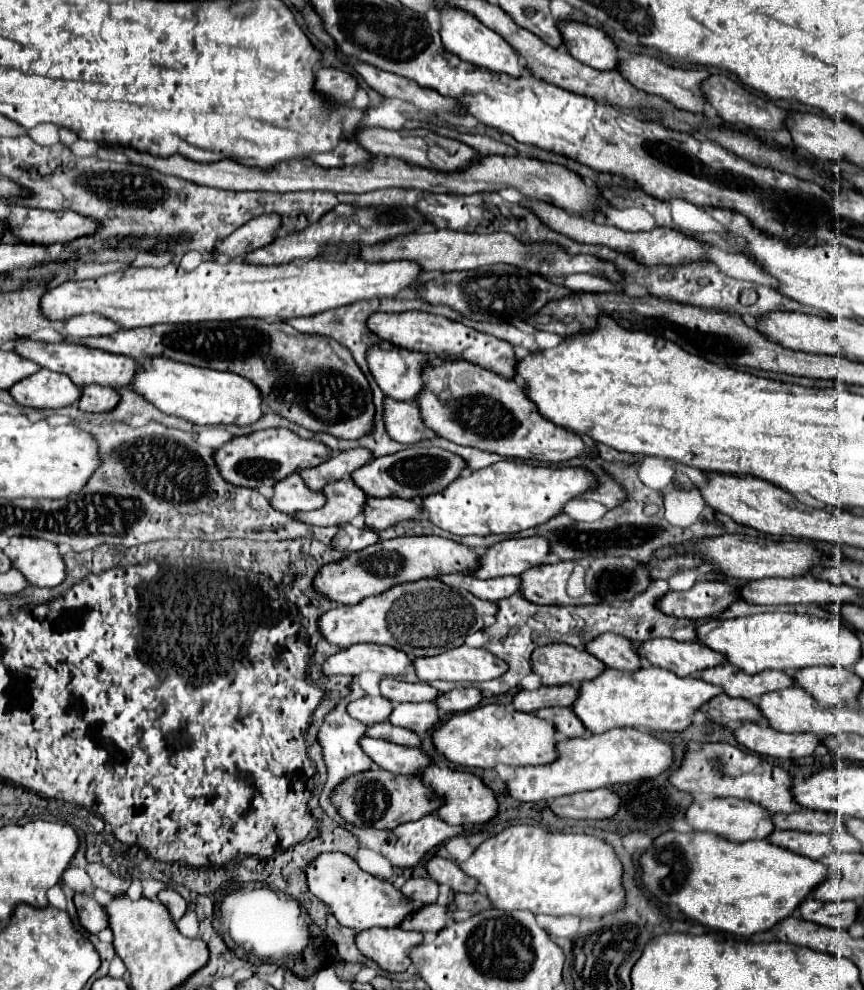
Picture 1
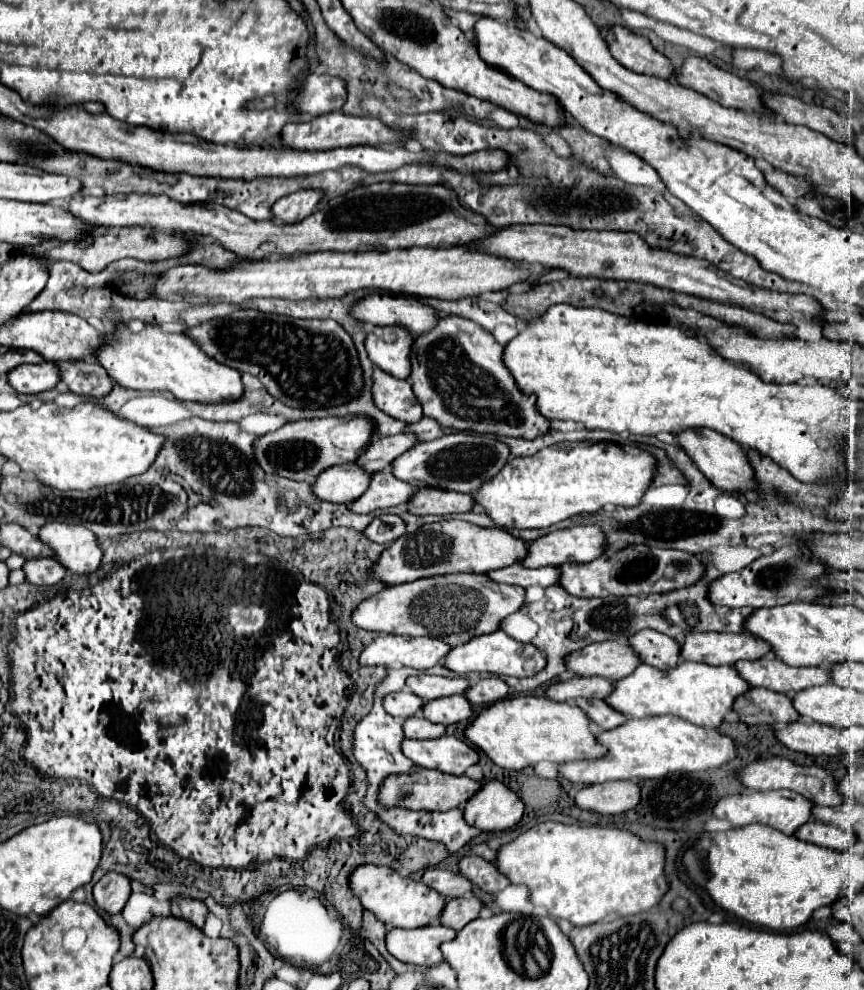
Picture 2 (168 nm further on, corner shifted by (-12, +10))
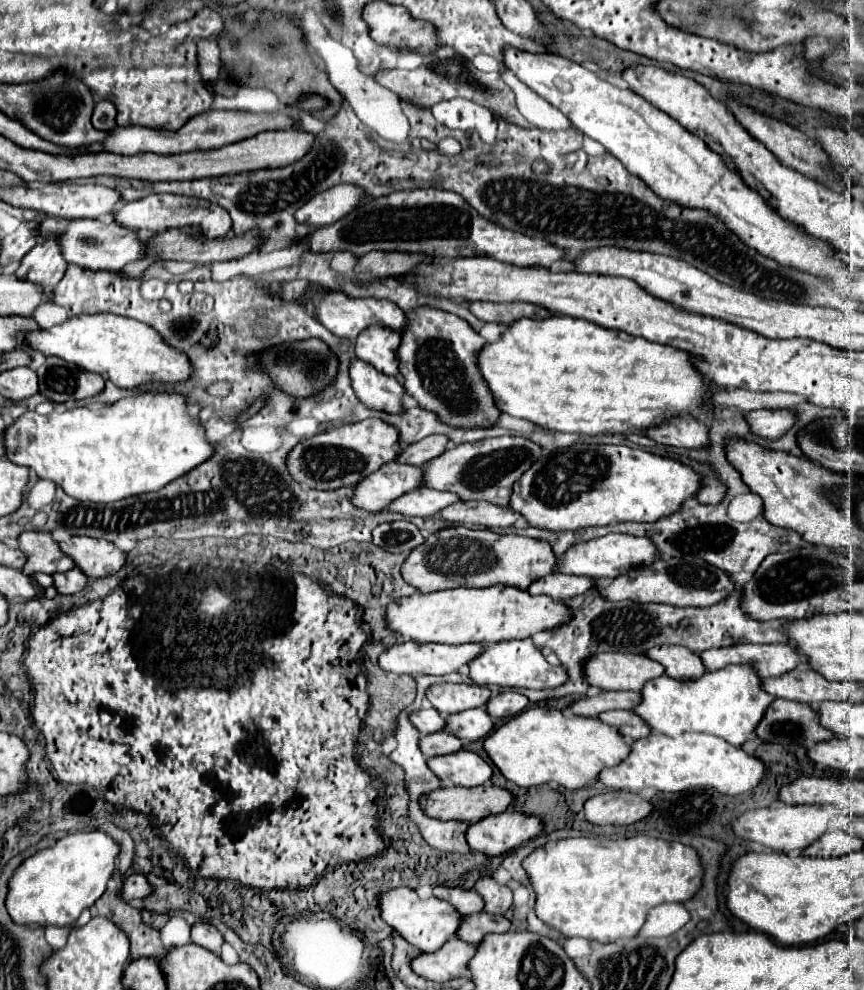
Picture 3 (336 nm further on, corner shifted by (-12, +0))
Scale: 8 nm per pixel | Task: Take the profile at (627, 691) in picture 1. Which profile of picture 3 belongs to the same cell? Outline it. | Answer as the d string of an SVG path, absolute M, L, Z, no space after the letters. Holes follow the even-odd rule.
M729 665L729 667L723 667L721 671L707 671L699 679L677 681L677 679L667 677L667 675L651 679L643 687L643 691L641 691L641 703L637 707L633 707L633 711L641 719L645 719L645 723L655 733L663 733L663 735L675 737L675 735L685 733L685 731L703 731L703 733L717 735L717 737L725 739L731 745L741 745L741 743L745 743L747 735L751 731L755 731L757 723L761 721L765 709L771 705L773 699L775 699L773 695L765 693L759 687L759 675L751 667L747 667L747 665Z

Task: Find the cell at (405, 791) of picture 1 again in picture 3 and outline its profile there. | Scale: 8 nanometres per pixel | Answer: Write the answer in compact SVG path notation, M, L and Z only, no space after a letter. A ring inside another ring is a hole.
M479 785L479 787L439 787L429 795L421 795L421 809L429 817L441 821L457 819L475 823L487 815L505 811L513 801L513 795L503 787Z

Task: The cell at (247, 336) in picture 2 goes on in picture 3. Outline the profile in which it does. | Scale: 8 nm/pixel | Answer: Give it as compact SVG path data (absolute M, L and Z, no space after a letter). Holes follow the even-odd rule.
M303 339L297 343L283 343L279 347L273 345L261 351L261 355L249 355L249 361L257 363L257 369L269 375L277 391L283 391L295 399L315 397L315 393L335 383L339 371L337 355L333 355L333 351L329 351L327 343L321 339Z

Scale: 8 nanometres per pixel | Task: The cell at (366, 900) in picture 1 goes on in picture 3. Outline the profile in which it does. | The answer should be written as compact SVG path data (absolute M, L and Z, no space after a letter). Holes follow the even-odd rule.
M395 887L395 889L381 893L377 899L377 907L381 911L381 919L389 927L393 927L405 941L409 941L411 945L427 953L437 951L449 937L453 937L461 923L461 913L453 909L453 905L437 897L419 899L417 893L409 887Z

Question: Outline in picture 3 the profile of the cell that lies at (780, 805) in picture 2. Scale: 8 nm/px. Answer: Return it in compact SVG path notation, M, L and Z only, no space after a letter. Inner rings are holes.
M781 805L777 809L763 807L743 813L741 817L731 821L731 829L737 837L761 843L773 851L791 853L791 851L803 851L813 841L817 841L825 831L827 823L837 815L837 809L833 805Z

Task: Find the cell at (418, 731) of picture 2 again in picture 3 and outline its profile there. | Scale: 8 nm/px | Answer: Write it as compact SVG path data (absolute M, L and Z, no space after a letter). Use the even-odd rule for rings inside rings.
M437 731L433 735L423 735L419 739L419 749L425 757L433 757L433 755L447 755L447 753L455 753L459 751L461 739L457 739L455 735L447 733L447 731Z

